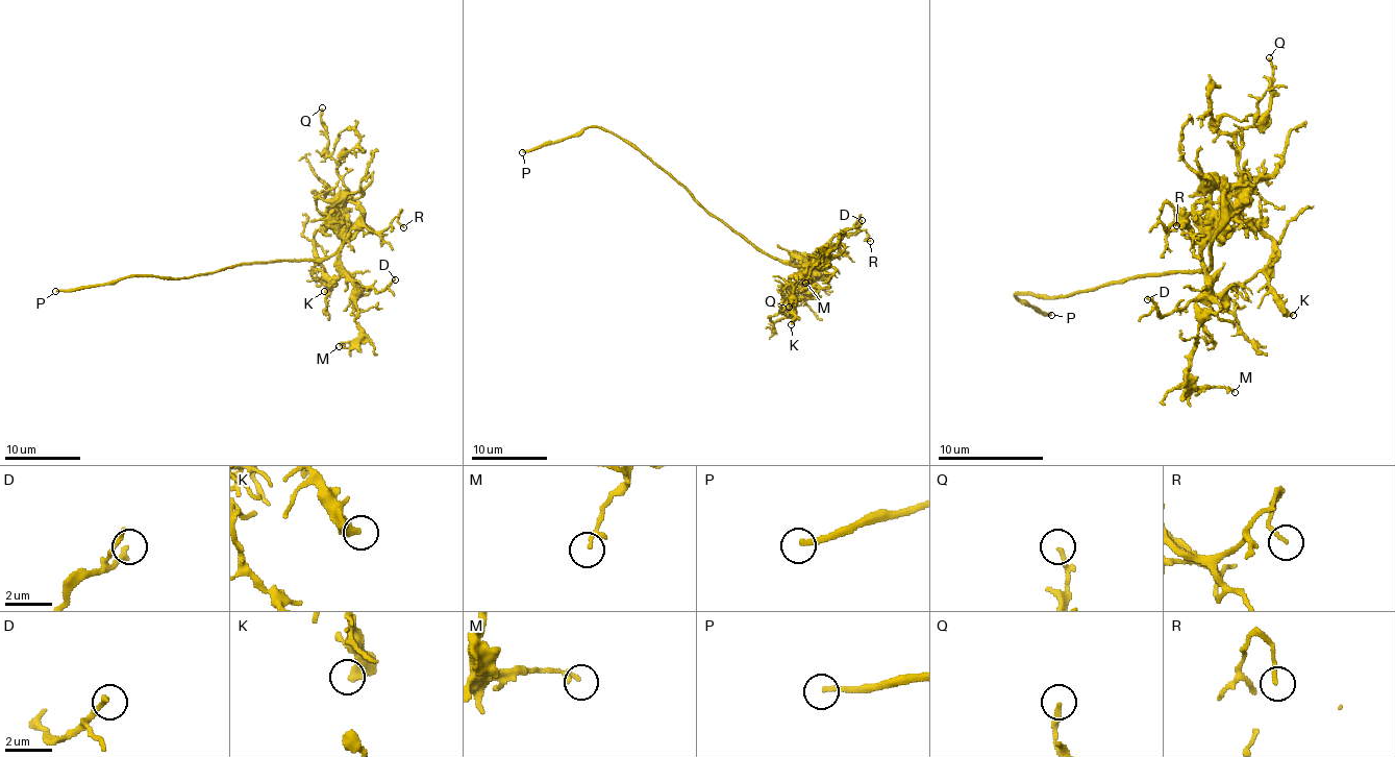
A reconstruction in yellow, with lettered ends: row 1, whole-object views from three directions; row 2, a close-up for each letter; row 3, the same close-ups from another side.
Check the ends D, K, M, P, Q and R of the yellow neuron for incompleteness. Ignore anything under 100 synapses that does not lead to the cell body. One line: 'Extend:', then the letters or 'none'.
Extend: P

